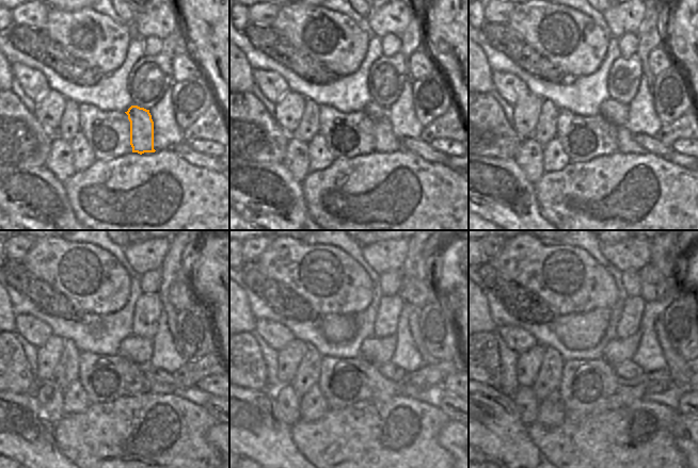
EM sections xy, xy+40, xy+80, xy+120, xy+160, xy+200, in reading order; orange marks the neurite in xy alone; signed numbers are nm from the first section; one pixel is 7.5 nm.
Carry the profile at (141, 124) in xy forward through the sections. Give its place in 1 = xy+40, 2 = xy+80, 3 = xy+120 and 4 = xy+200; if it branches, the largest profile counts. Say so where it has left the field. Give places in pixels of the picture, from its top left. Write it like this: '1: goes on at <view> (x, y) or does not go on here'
1: goes on at xy+40 (384, 141)
2: goes on at xy+80 (625, 141)
3: goes on at xy+120 (155, 387)
4: goes on at xy+200 (660, 387)

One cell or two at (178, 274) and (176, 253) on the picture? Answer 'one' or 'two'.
one

